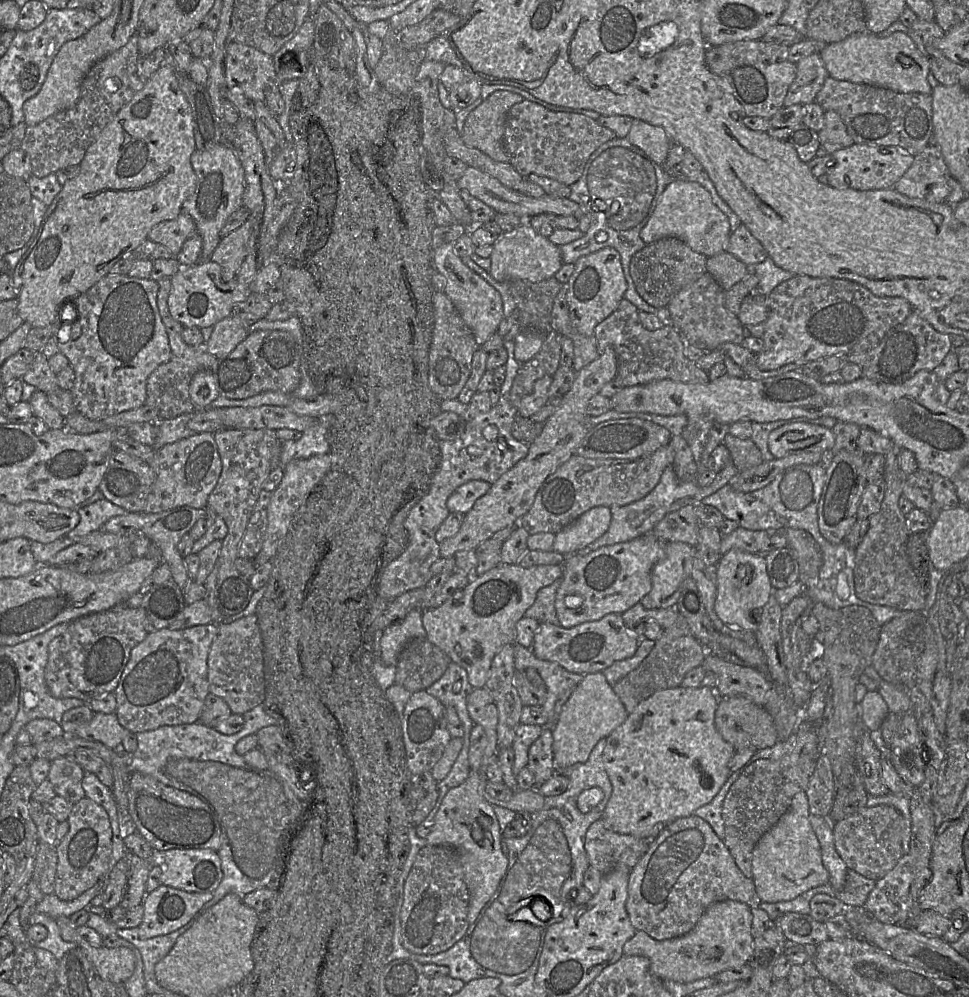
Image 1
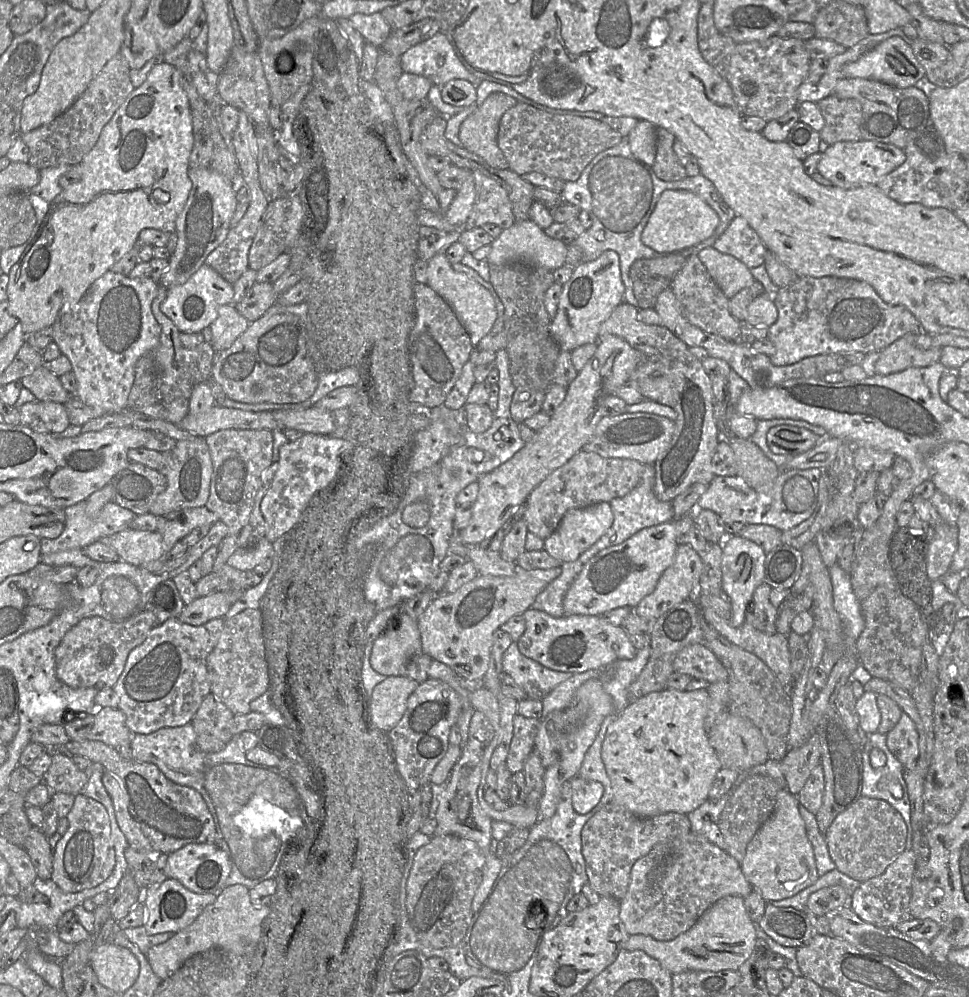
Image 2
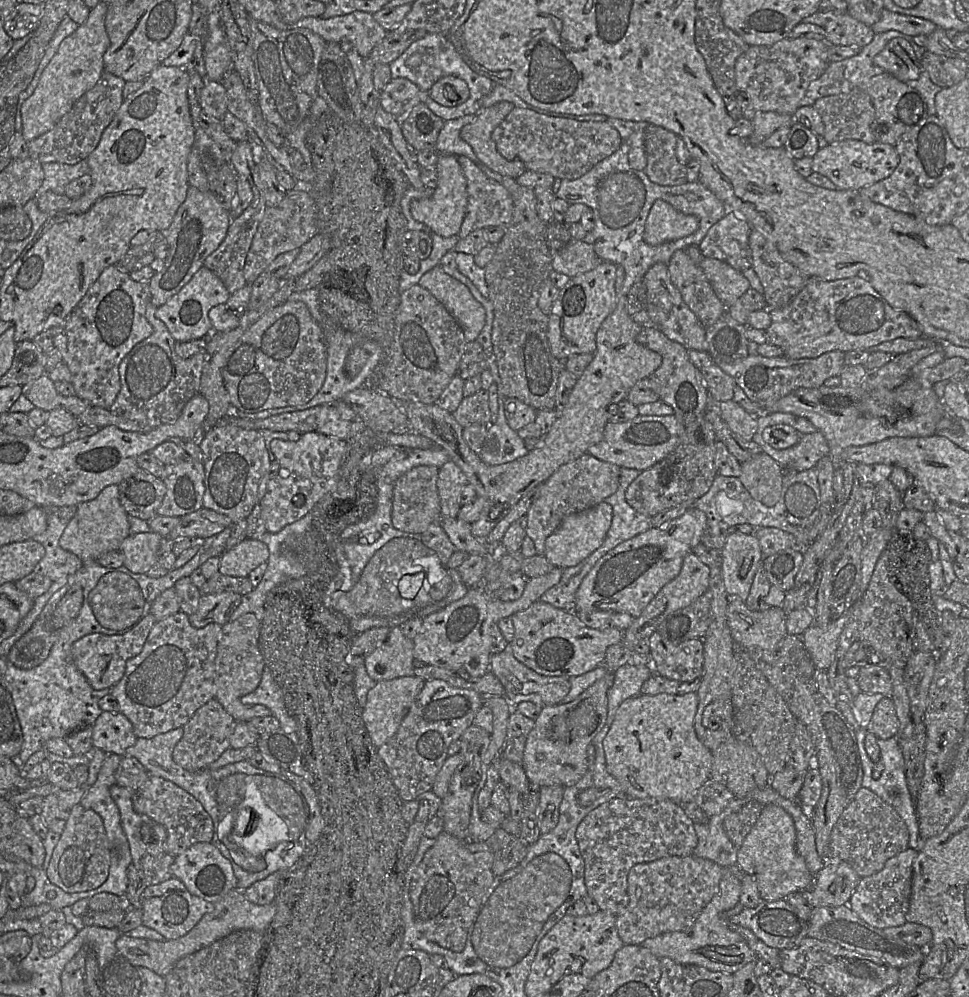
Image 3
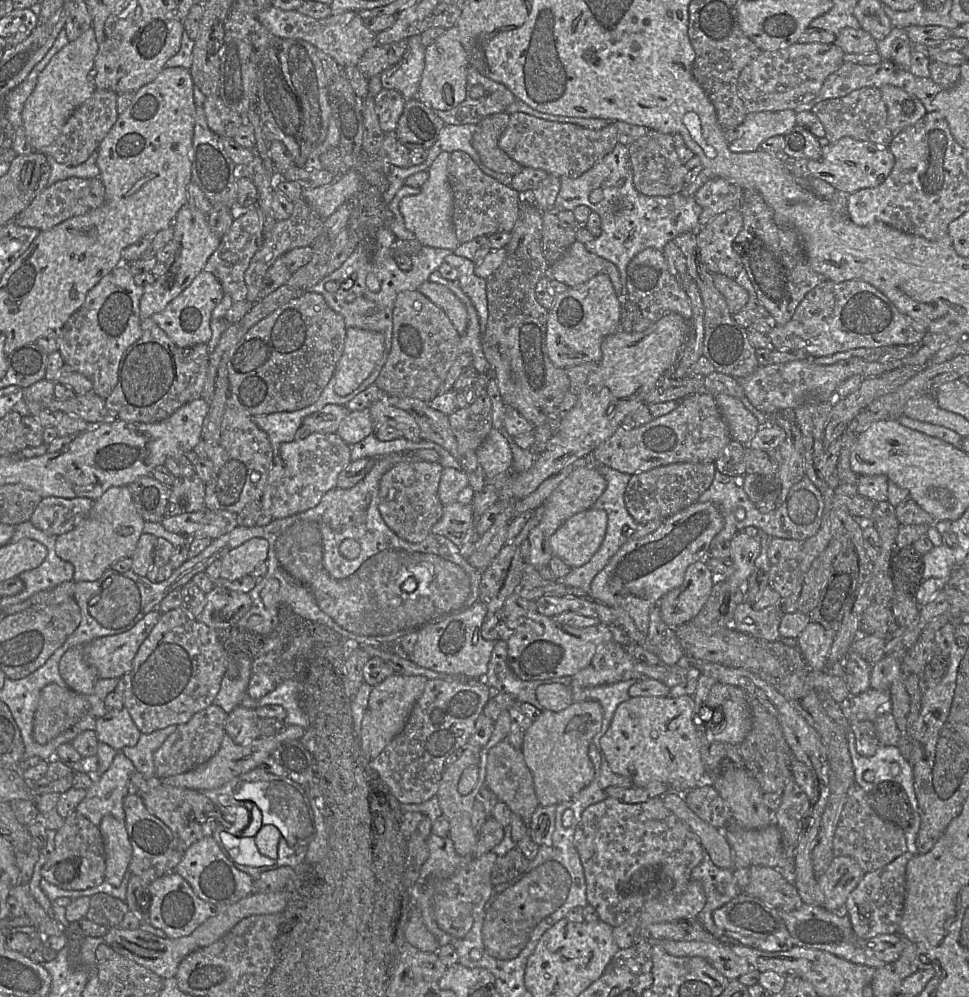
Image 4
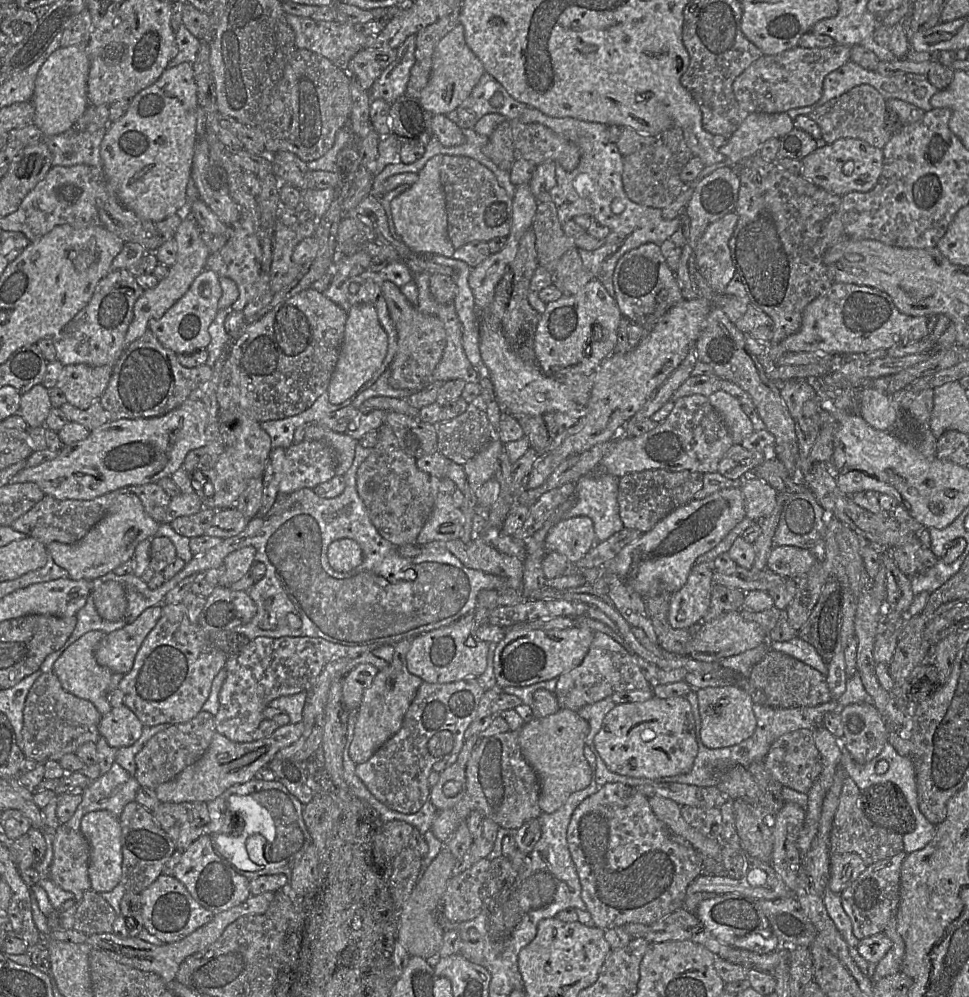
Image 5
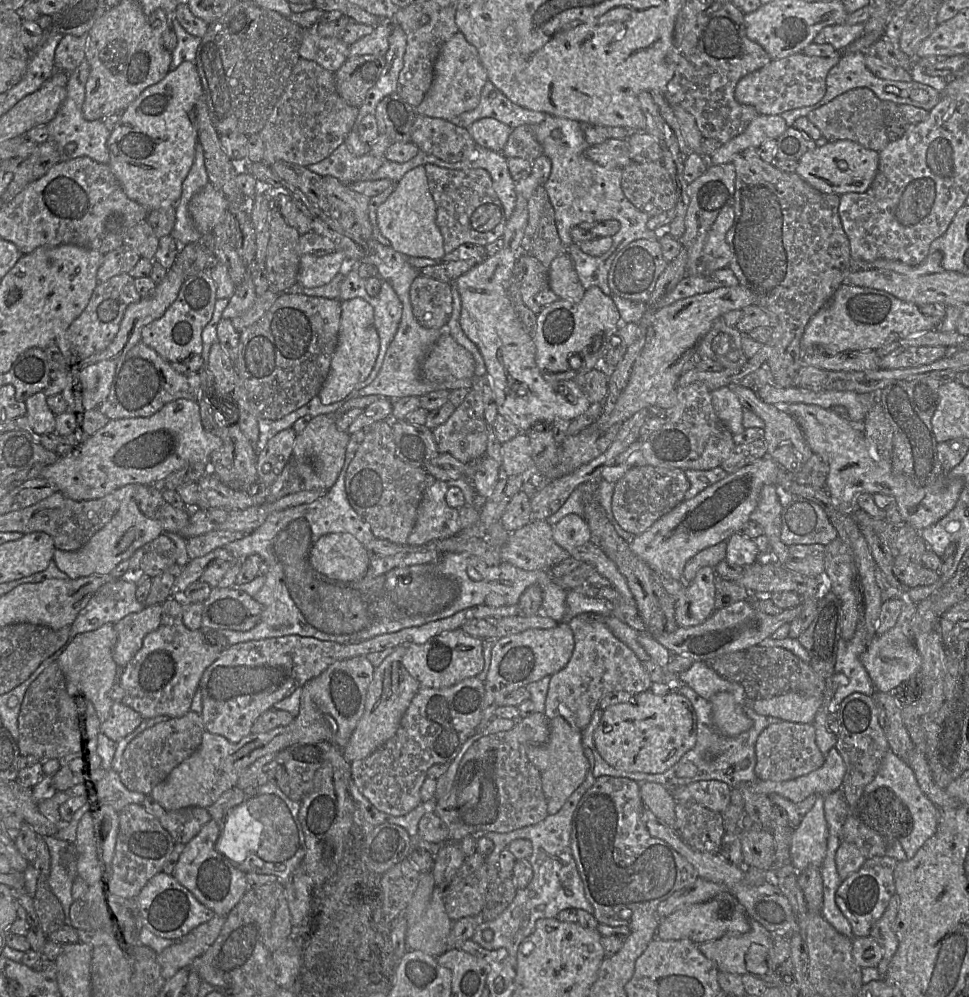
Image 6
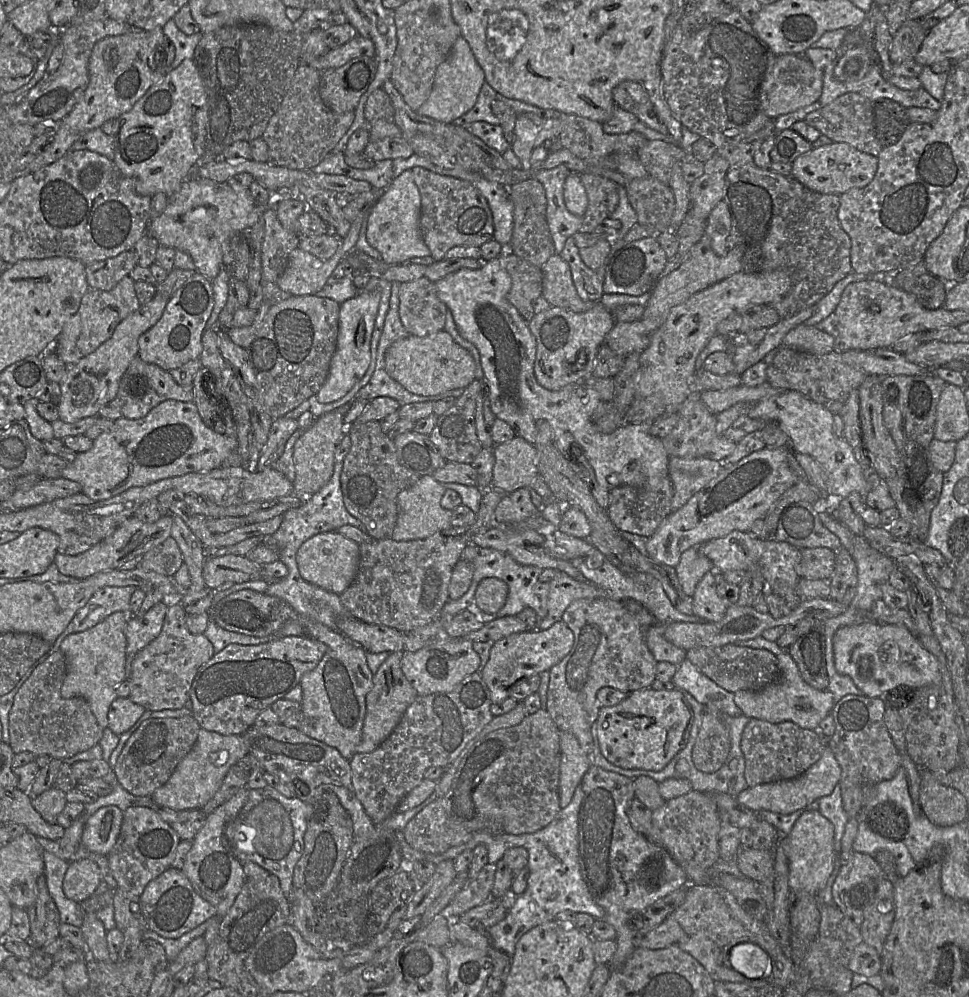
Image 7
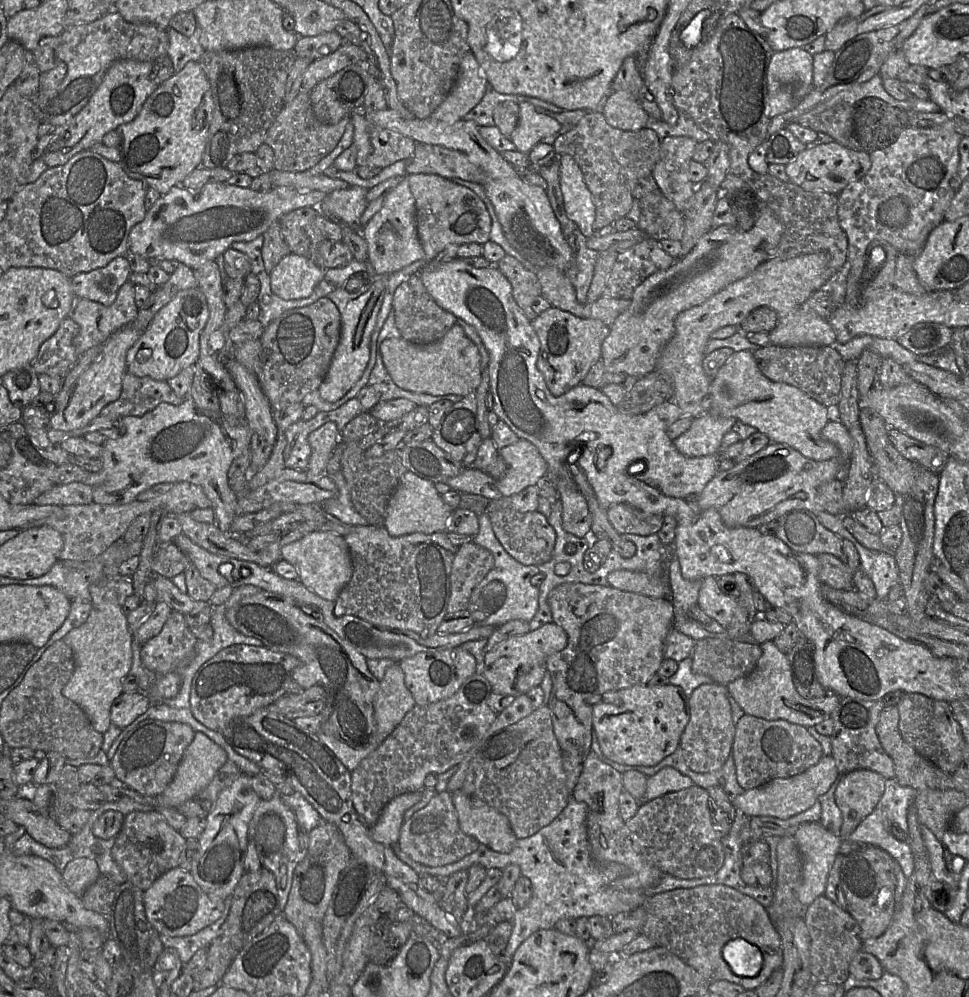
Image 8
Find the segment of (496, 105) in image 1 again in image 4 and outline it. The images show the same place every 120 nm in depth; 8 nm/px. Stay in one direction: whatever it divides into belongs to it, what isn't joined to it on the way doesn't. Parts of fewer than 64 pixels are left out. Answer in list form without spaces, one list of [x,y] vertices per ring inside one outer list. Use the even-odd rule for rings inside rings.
[[[500,112],[480,121],[472,137],[472,146],[488,168],[514,176],[522,171],[523,166],[510,158],[498,145],[499,137],[507,127],[509,118],[507,112]]]

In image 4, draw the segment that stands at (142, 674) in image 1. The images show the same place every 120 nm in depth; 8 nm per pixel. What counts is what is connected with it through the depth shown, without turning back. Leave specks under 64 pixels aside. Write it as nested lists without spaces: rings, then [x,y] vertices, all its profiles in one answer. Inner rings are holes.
[[[182,607],[161,613],[158,622],[140,645],[132,662],[132,669],[119,678],[114,690],[120,695],[124,708],[142,734],[149,734],[170,725],[184,724],[197,712],[214,702],[227,665],[227,652],[216,630],[196,621]]]

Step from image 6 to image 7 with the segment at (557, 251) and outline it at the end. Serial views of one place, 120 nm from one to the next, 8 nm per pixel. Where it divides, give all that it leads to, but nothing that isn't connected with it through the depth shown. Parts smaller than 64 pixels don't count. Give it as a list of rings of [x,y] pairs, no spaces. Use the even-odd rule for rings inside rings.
[[[528,179],[509,187],[510,199],[514,205],[514,227],[507,252],[512,252],[538,268],[555,254],[555,246],[547,221],[547,198],[542,183]]]

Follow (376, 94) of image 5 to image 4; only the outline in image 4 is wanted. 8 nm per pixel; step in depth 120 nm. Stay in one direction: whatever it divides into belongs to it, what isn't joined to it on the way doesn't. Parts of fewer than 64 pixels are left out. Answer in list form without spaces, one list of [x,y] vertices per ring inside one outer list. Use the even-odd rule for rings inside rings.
[[[421,34],[410,37],[400,61],[381,72],[382,88],[399,91],[405,100],[416,98],[425,67],[425,51]]]

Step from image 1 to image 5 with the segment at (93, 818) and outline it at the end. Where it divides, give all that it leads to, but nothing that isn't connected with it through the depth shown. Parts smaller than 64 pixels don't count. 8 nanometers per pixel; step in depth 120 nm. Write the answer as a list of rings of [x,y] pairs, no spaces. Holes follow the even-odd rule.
[[[60,824],[54,832],[52,847],[53,858],[48,878],[60,888],[75,895],[90,890],[90,845],[81,831]]]

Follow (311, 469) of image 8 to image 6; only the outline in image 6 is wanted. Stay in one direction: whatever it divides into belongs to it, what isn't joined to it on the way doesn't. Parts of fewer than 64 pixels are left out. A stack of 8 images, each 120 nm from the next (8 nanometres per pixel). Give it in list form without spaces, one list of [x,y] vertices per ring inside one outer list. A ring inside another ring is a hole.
[[[370,395],[357,397],[345,402],[336,412],[321,414],[313,417],[307,427],[296,436],[293,448],[293,459],[308,460],[314,467],[314,477],[302,482],[303,490],[323,490],[328,491],[335,483],[341,472],[345,461],[346,447],[350,439],[348,432],[337,428],[336,418],[339,414],[351,409],[365,409],[370,404],[384,396]]]

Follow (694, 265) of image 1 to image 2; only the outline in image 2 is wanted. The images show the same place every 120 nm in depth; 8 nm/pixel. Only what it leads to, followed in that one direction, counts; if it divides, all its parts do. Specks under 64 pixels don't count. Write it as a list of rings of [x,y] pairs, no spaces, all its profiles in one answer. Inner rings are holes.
[[[681,252],[638,259],[630,267],[638,309],[654,309],[659,294],[670,288],[674,276],[686,262]]]

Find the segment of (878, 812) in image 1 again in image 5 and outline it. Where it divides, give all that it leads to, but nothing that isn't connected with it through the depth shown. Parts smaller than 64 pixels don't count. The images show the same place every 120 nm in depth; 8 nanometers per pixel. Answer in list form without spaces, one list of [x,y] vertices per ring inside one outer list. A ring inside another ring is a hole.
[[[844,780],[830,836],[831,854],[857,853],[868,866],[903,851],[903,836],[871,822],[860,807],[861,790],[854,780]]]

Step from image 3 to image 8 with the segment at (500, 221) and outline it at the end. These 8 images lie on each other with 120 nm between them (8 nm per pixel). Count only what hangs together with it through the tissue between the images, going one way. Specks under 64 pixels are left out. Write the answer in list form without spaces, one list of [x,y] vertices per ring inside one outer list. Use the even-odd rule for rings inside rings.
[[[412,174],[407,178],[415,199],[417,233],[427,261],[451,244],[483,245],[489,241],[491,217],[477,194],[436,174]]]

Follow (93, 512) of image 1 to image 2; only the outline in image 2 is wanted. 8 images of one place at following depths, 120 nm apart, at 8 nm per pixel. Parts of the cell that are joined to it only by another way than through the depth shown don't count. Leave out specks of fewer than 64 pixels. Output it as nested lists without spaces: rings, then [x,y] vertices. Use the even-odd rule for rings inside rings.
[[[85,502],[64,509],[64,513],[66,521],[62,534],[56,539],[41,539],[42,555],[83,549],[103,537],[126,530],[135,517],[114,502],[108,502],[94,519],[85,514]]]

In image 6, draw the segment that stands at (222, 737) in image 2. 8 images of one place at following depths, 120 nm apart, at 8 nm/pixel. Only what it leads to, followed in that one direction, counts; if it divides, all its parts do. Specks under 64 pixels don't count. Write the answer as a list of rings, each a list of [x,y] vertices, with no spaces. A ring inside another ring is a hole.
[[[194,711],[184,716],[170,718],[145,729],[126,747],[119,776],[122,783],[131,791],[149,795],[169,774],[200,747],[205,726],[201,717]]]

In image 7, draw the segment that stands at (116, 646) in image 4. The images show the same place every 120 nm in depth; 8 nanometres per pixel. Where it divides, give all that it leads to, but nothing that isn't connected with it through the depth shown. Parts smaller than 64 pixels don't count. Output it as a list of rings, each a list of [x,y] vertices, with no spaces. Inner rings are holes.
[[[159,602],[143,616],[129,616],[124,633],[127,640],[127,655],[136,655],[161,632],[168,605]]]

